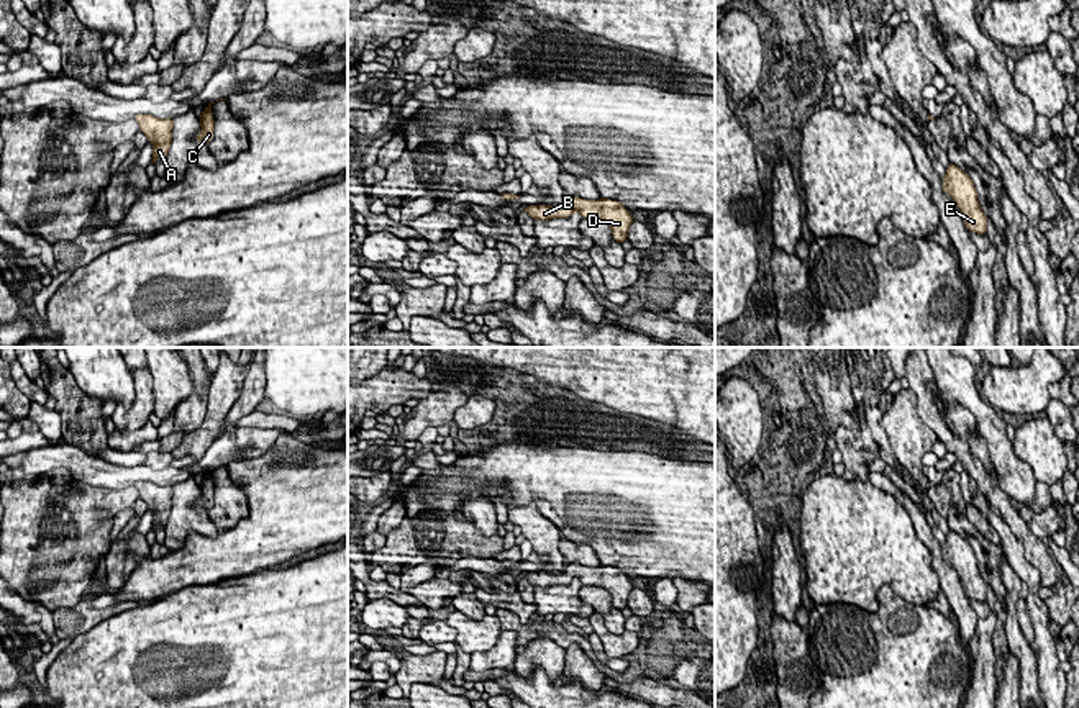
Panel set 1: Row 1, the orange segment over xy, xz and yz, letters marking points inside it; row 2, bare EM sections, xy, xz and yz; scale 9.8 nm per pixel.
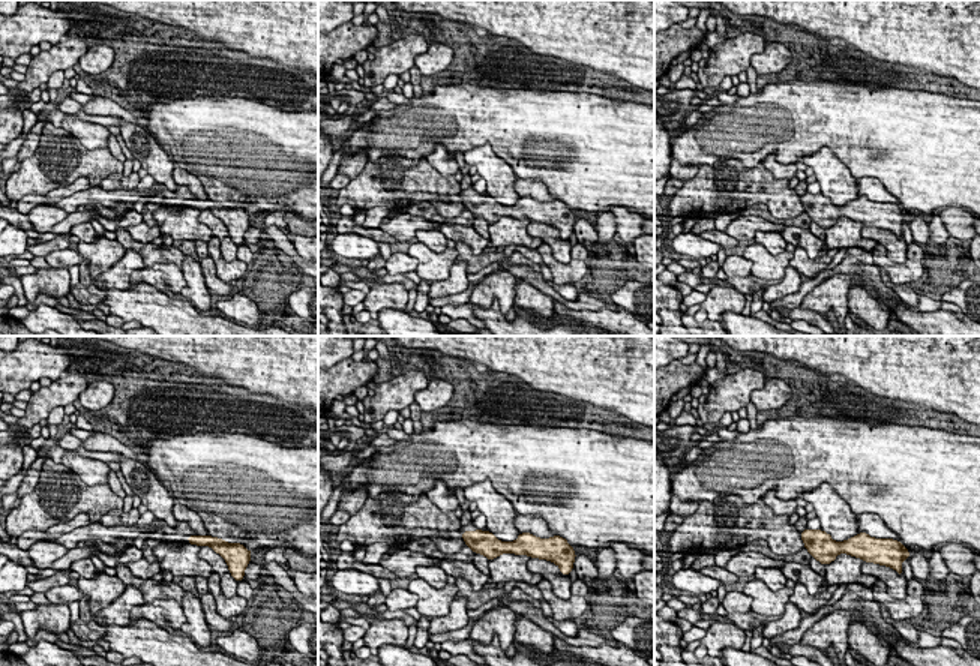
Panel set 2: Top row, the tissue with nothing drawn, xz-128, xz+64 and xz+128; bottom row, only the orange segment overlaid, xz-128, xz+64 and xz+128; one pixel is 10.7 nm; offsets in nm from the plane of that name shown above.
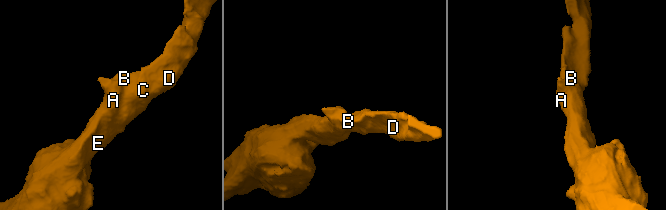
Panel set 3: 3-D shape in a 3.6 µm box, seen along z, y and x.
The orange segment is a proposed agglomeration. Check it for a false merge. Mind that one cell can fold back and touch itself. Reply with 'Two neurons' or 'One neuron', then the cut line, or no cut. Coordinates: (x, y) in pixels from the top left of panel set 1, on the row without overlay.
One neuron. No split

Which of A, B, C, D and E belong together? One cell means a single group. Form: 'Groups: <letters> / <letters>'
Groups: A B C D E

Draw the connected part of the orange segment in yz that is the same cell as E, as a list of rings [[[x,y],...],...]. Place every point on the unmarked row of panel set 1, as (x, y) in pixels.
[[[949,529],[943,546],[943,557],[958,570],[967,598],[986,601],[989,587],[979,572],[972,546]]]

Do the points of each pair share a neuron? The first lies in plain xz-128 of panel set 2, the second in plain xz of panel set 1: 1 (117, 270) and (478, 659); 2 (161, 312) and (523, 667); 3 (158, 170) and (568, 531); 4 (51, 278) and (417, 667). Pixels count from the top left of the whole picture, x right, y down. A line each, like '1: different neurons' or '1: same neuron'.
1: same neuron
2: different neurons
3: different neurons
4: same neuron

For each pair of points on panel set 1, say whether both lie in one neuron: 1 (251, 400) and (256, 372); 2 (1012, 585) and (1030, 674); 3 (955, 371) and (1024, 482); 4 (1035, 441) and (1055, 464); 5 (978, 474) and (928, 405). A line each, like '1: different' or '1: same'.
1: same
2: same
3: same
4: same
5: same

